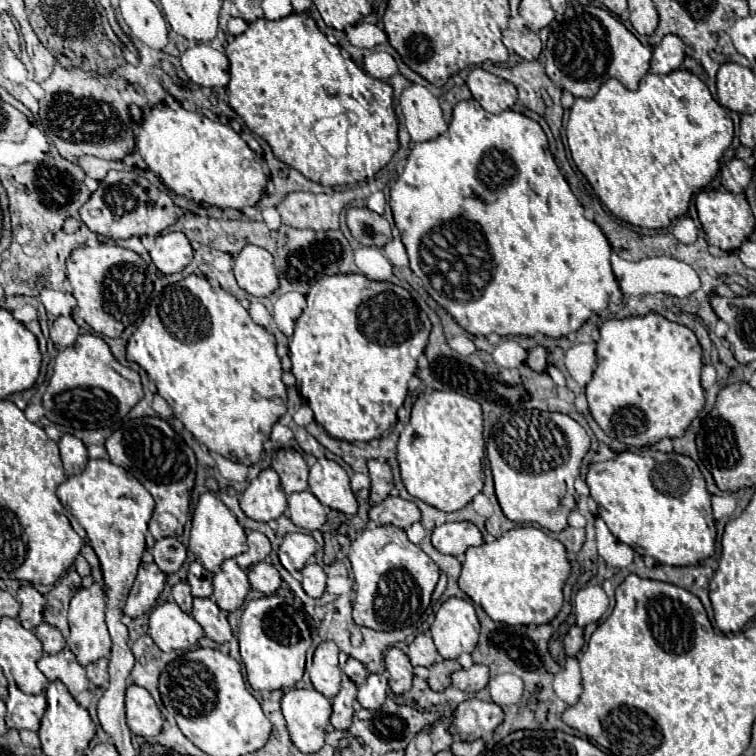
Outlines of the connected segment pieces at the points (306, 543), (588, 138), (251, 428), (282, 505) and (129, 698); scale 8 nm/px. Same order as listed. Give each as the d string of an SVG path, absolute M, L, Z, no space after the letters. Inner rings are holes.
M295 532L295 534L287 534L285 536L281 548L291 558L295 570L301 570L305 566L305 562L309 560L309 556L313 556L317 552L317 542L313 540L311 534Z
M677 70L665 75L665 78L647 73L635 92L627 90L615 78L607 80L591 100L575 100L565 134L572 160L603 206L633 226L659 230L683 216L693 194L717 176L723 152L733 140L733 120L729 110L713 100L705 82L689 70Z
M197 274L167 286L151 304L149 314L129 338L127 360L137 362L151 376L157 392L173 408L175 418L179 418L201 444L245 466L261 460L263 442L269 438L273 424L287 412L287 386L281 380L275 336L255 324L235 296Z
M273 468L263 470L241 494L241 510L259 522L277 520L287 510L287 498Z
M131 684L125 694L125 710L127 710L127 726L131 732L143 738L157 736L163 728L163 716L157 708L153 696L139 688L137 684Z

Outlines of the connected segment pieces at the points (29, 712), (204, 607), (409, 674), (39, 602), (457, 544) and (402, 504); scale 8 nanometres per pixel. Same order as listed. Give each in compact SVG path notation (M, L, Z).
M9 682L9 698L7 712L11 714L11 722L15 730L39 730L41 716L47 708L45 694L23 694L15 682Z
M195 598L193 600L193 618L205 630L205 636L223 644L233 638L231 626L227 622L227 612L223 612L213 598Z
M391 648L385 654L385 670L389 674L389 686L395 694L405 694L411 688L413 680L413 666L403 650Z
M21 586L17 590L17 600L21 604L21 612L19 612L19 622L27 628L33 630L35 626L39 626L43 622L43 608L47 604L45 596L39 594L33 586Z
M447 522L433 530L431 542L439 552L459 556L469 546L481 546L483 536L473 522Z
M387 496L381 504L369 510L369 518L379 524L393 524L397 528L409 528L413 522L421 520L421 512L415 502L403 500L399 496Z

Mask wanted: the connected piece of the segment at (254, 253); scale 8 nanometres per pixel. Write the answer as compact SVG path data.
M247 244L235 256L235 278L237 284L247 290L251 296L269 296L277 290L277 268L273 264L271 252L261 246Z

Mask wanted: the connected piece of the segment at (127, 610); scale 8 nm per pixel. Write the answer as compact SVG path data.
M155 562L141 564L133 588L127 594L123 614L131 618L143 616L155 606L163 588L165 588L165 574L159 570L159 566Z

